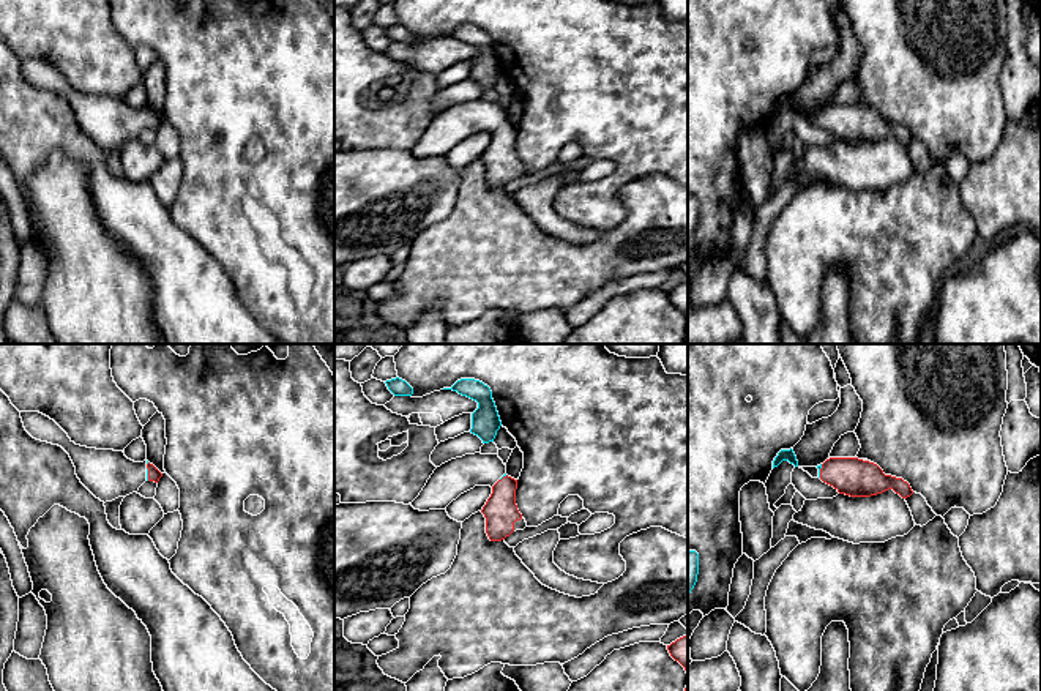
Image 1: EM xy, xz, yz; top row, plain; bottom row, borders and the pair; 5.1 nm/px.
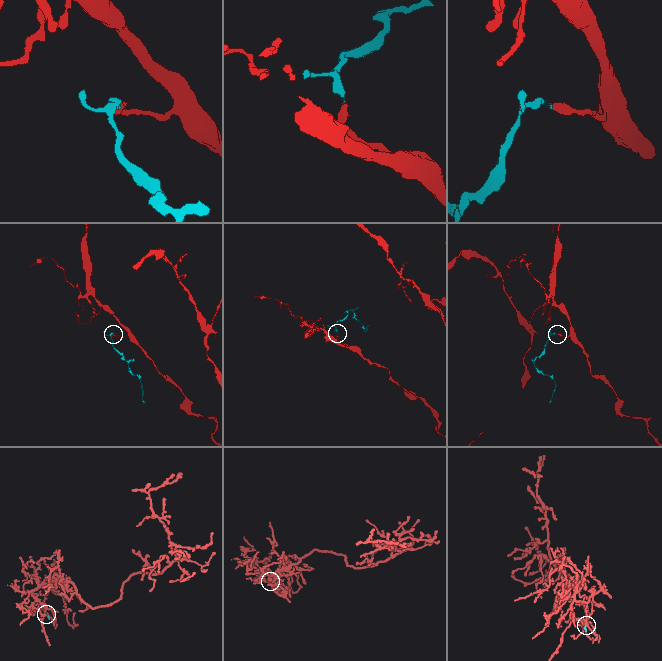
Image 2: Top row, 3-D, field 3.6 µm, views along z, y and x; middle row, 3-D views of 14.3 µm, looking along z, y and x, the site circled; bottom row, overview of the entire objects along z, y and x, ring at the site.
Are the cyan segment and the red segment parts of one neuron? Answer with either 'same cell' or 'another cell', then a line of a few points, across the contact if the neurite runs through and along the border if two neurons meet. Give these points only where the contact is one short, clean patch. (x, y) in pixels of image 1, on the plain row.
same cell; line yz (819, 114), (819, 117), (841, 119), (854, 123)

